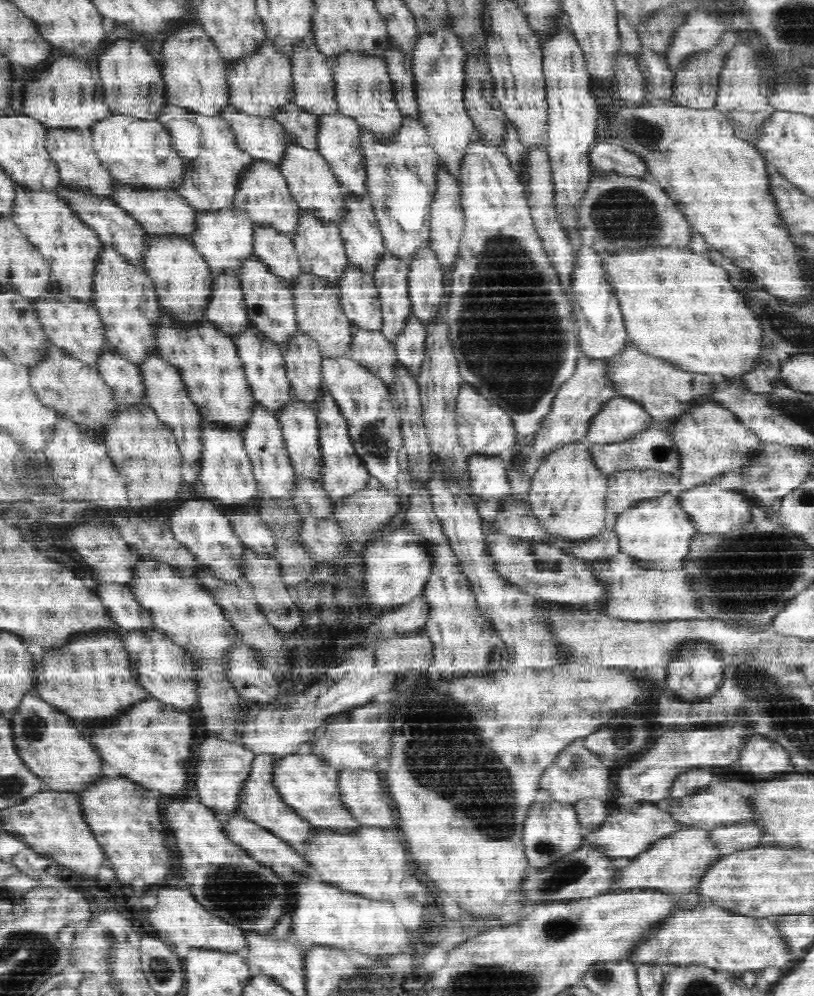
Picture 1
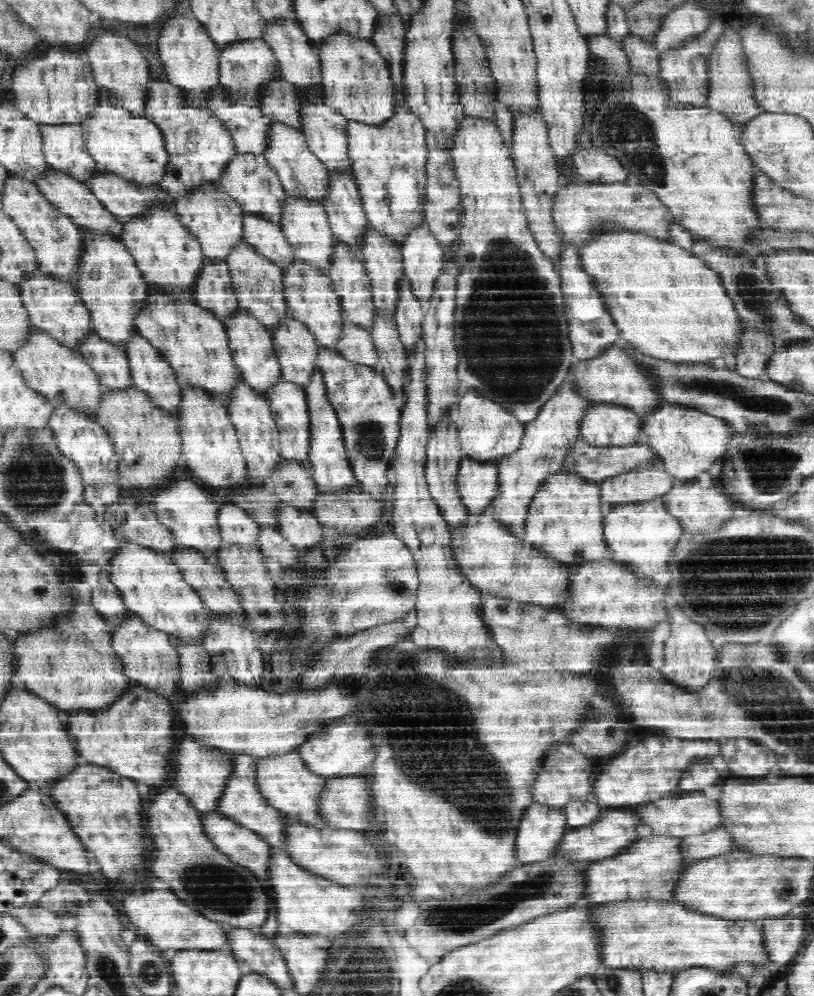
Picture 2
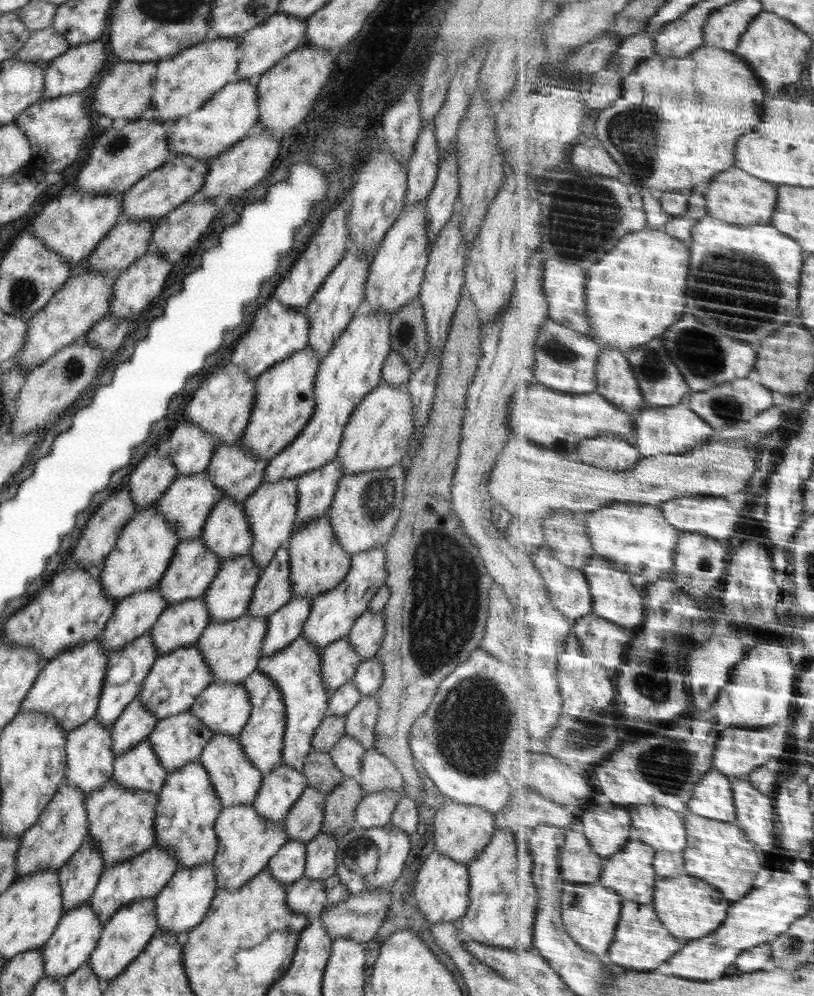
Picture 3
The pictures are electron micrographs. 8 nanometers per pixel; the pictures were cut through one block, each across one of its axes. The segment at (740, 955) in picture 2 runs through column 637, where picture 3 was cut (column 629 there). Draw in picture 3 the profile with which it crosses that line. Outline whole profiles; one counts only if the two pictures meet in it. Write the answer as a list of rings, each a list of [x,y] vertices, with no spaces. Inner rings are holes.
[[[626,901],[617,939],[606,958],[615,967],[642,972],[656,971],[664,962],[671,962],[684,945],[681,939],[666,928],[654,904]]]

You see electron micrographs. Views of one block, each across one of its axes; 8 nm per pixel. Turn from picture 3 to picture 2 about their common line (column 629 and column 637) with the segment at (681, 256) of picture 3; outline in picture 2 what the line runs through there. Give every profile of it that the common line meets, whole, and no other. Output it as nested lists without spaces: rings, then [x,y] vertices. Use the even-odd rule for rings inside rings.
[[[604,236],[604,240],[596,240],[596,244],[580,250],[584,260],[588,260],[588,272],[600,280],[600,292],[604,292],[612,317],[616,316],[622,343],[634,351],[652,359],[702,367],[718,358],[726,360],[744,352],[744,326],[736,304],[724,287],[720,273],[694,252],[649,236]]]

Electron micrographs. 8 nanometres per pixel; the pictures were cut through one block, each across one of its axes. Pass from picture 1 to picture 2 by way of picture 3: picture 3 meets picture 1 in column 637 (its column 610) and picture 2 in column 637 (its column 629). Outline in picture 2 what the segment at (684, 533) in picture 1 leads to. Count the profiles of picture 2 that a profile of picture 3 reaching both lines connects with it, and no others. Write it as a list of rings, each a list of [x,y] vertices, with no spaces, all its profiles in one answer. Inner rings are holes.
[[[664,497],[641,503],[630,503],[616,508],[607,508],[606,524],[604,524],[604,535],[607,545],[612,548],[613,558],[631,564],[646,564],[654,562],[658,566],[664,566],[664,572],[648,574],[650,580],[654,580],[662,589],[672,580],[672,570],[666,569],[670,560],[674,558],[678,540],[682,538],[685,530],[680,519],[668,510]]]

